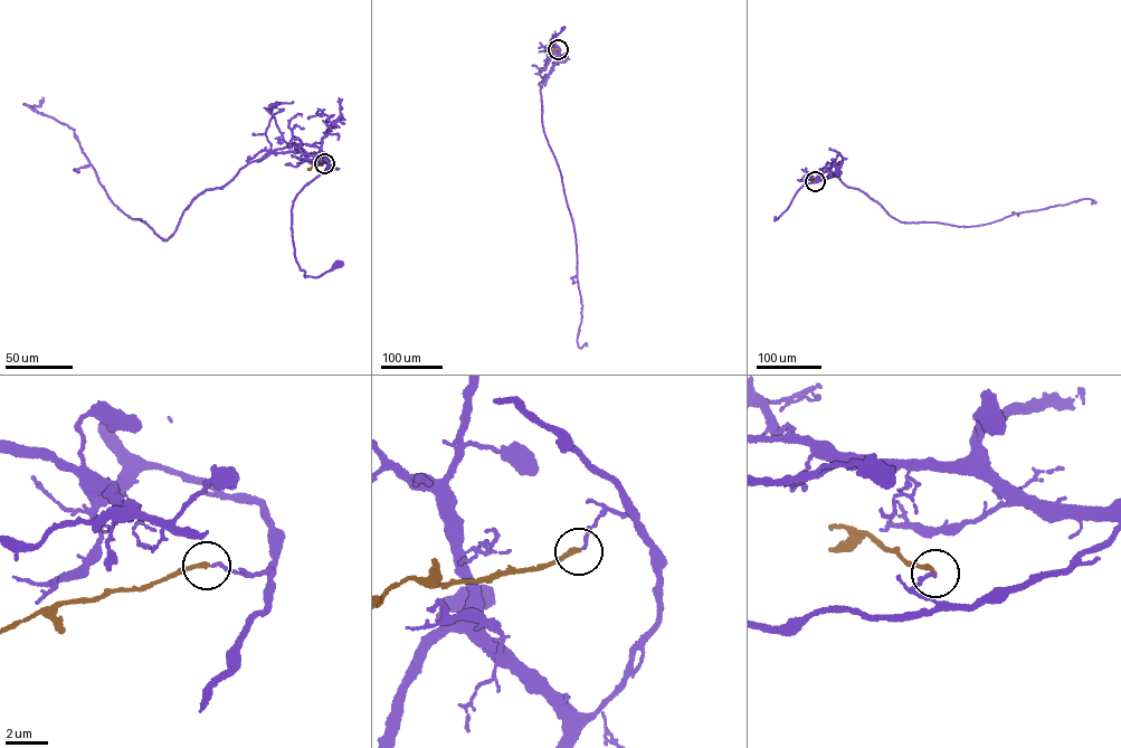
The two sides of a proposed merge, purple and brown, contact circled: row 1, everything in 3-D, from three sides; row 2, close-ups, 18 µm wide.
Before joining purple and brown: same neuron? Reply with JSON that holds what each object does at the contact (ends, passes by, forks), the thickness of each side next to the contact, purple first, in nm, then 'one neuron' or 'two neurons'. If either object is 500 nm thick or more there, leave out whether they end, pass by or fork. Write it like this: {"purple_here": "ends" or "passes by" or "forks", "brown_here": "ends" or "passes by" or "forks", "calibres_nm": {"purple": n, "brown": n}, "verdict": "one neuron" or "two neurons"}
{"purple_here": "ends", "brown_here": "ends", "calibres_nm": {"purple": 150, "brown": 200}, "verdict": "two neurons"}

